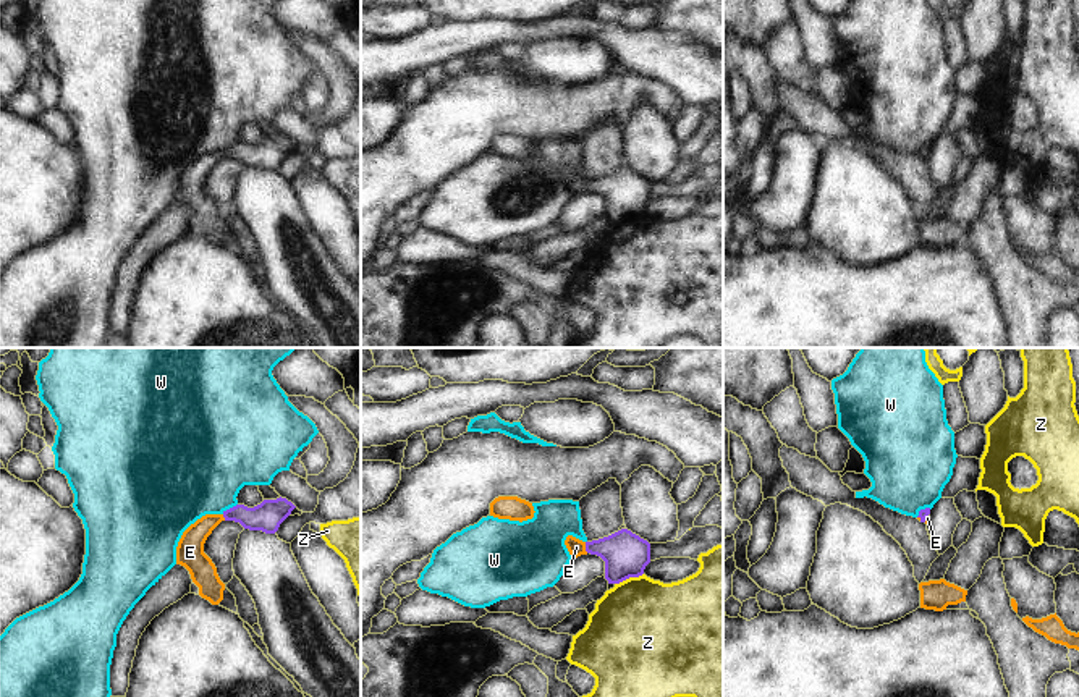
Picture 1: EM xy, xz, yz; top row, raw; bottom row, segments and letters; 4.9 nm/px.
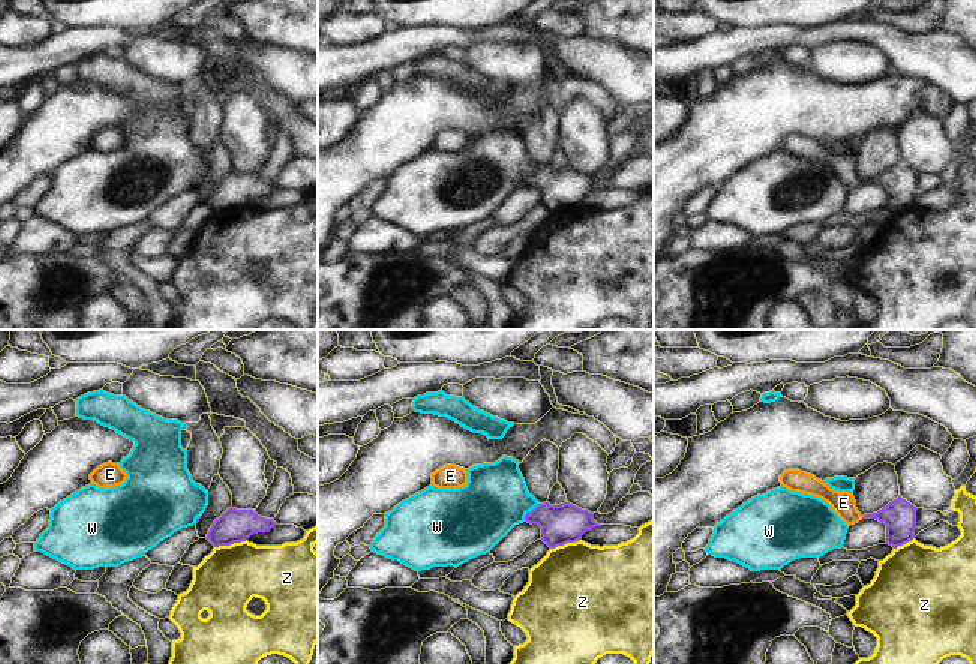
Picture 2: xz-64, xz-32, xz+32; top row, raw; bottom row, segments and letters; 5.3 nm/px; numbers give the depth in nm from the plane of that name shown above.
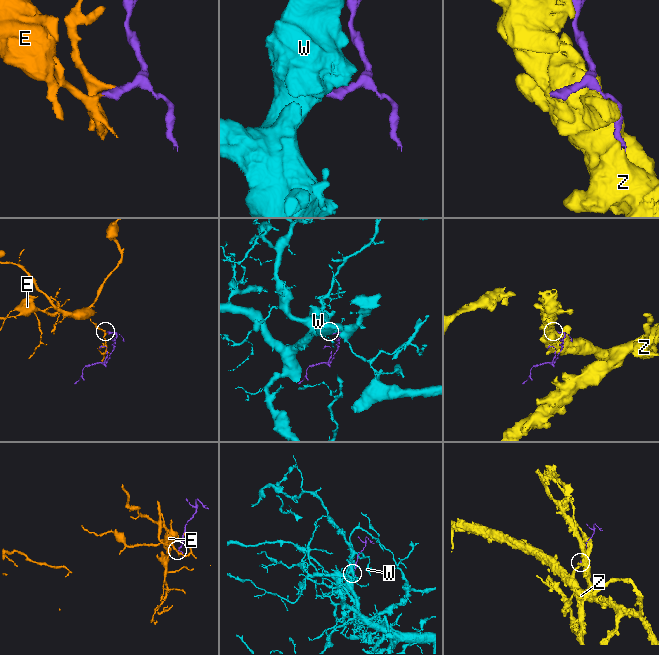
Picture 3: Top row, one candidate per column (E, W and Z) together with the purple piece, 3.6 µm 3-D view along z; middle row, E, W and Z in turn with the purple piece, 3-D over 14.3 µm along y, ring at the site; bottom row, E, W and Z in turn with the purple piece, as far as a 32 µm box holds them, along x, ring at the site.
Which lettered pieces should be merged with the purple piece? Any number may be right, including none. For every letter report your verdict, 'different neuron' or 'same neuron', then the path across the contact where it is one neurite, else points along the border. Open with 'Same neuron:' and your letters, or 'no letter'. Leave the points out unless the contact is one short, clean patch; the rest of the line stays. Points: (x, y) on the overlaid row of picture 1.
Same neuron: E
E: same neuron; way xz (625, 553), (605, 547), (586, 547), (576, 547)
W: different neuron; border xy (236, 503), (222, 513)
Z: different neuron

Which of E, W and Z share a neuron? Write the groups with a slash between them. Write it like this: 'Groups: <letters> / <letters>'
Groups: E / W / Z

